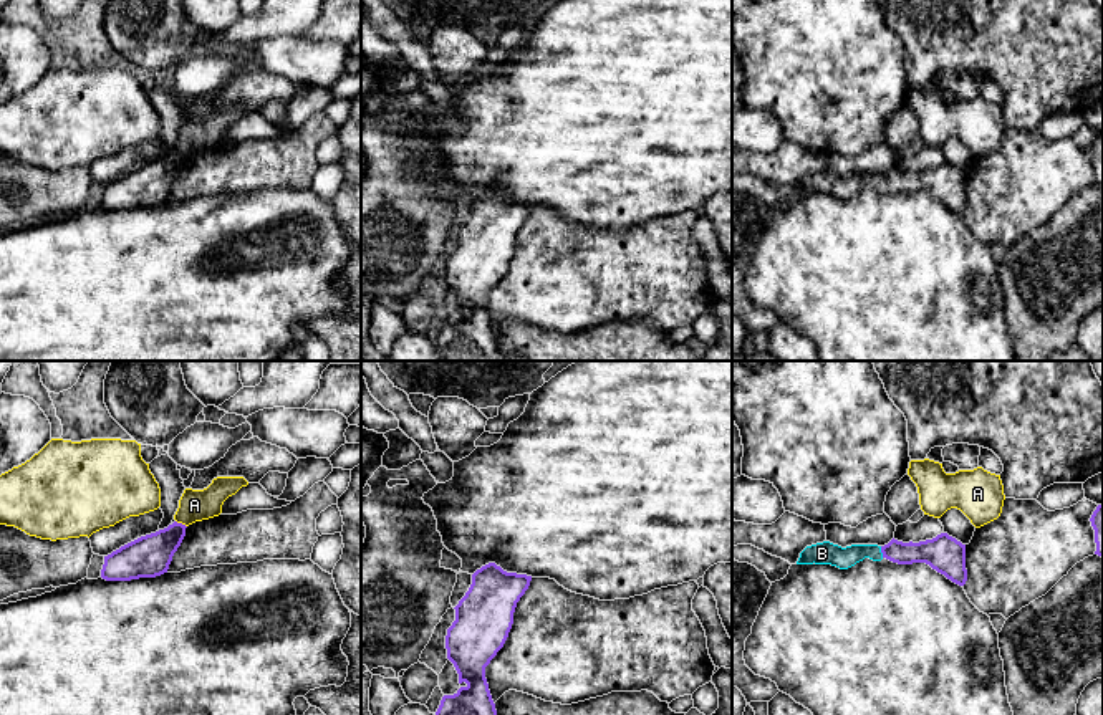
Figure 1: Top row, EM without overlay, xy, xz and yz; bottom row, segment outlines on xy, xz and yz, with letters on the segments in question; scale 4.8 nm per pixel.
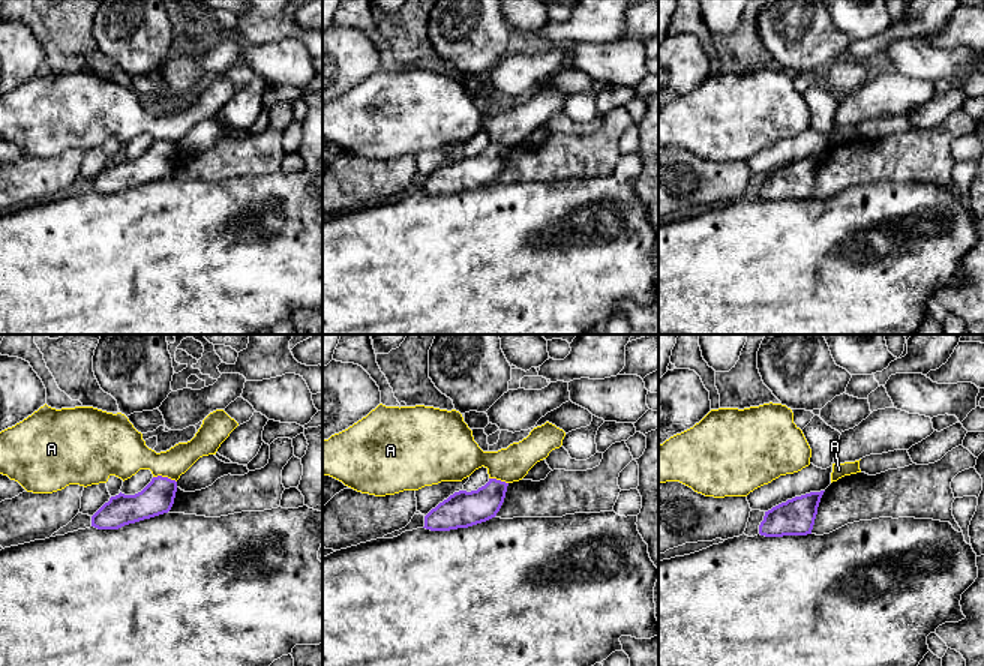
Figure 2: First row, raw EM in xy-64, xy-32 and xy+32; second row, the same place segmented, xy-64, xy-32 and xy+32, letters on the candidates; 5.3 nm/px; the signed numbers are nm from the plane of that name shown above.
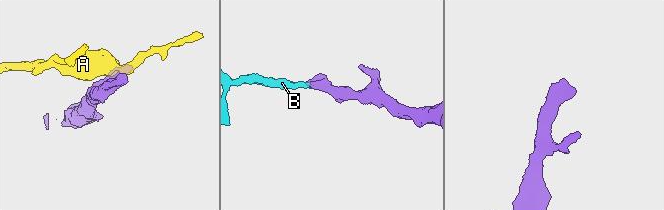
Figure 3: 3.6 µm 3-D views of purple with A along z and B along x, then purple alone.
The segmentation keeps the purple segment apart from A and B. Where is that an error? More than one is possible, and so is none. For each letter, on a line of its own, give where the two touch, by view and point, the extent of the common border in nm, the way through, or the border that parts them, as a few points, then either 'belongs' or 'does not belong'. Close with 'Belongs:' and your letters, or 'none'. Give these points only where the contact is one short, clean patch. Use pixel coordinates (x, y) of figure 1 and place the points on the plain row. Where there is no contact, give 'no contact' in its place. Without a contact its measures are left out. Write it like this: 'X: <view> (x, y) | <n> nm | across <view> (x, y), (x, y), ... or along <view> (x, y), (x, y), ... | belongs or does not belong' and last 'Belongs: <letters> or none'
A: xy (181, 153) | 70 nm | does not belong
B: yz (881, 181) | 60 nm | across yz (933, 181), (881, 181), (858, 181), (843, 187) | belongs
Belongs: B

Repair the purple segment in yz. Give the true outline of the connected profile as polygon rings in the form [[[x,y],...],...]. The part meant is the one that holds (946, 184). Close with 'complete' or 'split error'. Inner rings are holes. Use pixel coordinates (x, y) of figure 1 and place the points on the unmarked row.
[[[941,162],[932,169],[919,172],[903,172],[893,167],[884,175],[851,174],[841,177],[830,170],[823,170],[807,175],[800,182],[797,194],[815,192],[848,199],[865,187],[869,187],[873,190],[881,190],[886,187],[898,194],[926,192],[959,215],[964,215],[967,210],[966,174],[949,166],[947,162]]] | split error

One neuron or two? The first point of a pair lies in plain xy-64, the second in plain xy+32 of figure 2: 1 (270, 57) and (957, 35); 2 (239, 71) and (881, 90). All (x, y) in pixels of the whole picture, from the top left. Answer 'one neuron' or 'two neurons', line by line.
1: two neurons
2: one neuron

